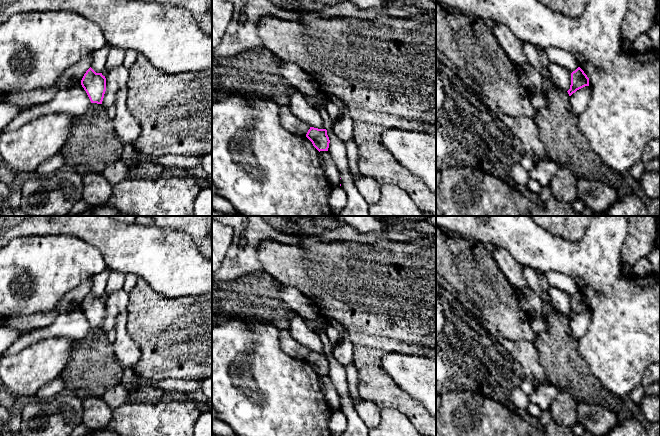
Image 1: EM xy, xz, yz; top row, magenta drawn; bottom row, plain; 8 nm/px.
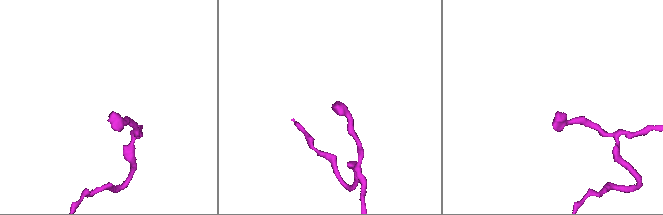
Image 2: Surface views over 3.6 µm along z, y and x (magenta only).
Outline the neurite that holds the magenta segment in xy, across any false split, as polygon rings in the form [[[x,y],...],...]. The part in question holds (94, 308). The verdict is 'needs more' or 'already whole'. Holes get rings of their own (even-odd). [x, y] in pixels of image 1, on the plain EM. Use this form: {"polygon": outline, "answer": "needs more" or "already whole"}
{"polygon": [[[90,291],[84,298],[81,309],[86,315],[91,327],[102,328],[106,315],[106,302],[102,297],[96,297]]], "answer": "already whole"}

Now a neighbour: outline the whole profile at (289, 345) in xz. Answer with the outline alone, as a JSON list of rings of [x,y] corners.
[[[287,329],[282,332],[281,349],[288,355],[298,359],[306,359],[310,353],[310,350],[299,344]]]

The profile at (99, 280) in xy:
[[[106,269],[105,271],[96,274],[93,277],[93,284],[92,284],[91,292],[96,297],[103,297],[104,296],[105,287],[107,284],[109,274],[110,274],[110,270]]]

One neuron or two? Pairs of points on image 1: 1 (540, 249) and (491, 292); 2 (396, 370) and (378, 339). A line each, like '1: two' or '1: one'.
1: two
2: two

